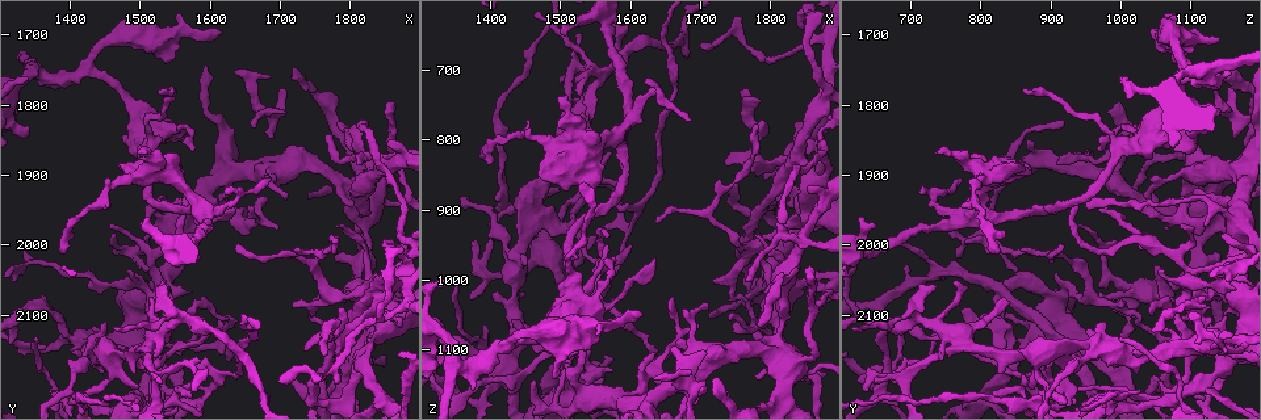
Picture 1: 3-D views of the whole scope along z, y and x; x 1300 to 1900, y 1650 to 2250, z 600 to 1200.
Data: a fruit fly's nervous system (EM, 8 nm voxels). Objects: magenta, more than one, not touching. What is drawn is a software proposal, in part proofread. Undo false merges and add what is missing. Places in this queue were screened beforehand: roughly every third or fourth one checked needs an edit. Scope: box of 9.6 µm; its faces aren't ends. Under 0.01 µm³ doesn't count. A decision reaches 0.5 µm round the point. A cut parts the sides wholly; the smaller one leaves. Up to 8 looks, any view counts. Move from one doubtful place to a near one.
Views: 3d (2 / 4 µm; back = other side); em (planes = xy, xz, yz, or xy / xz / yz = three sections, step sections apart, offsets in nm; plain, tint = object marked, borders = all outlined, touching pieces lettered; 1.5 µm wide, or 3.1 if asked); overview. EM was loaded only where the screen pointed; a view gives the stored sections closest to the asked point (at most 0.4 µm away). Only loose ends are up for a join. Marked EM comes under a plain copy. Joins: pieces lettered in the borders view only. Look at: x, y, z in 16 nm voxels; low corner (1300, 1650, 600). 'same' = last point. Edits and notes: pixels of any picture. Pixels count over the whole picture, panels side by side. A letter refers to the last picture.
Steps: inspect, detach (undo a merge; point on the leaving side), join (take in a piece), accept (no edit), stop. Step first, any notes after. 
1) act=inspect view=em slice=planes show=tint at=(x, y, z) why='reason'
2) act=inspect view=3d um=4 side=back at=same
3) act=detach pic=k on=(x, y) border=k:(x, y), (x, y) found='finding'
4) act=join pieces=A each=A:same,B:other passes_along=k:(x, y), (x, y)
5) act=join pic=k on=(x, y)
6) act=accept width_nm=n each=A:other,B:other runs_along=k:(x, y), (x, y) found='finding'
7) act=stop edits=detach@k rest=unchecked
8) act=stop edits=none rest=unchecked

act=inspect view=em slice=planes show=borders at=(1620, 1695, 1045) why='free end'

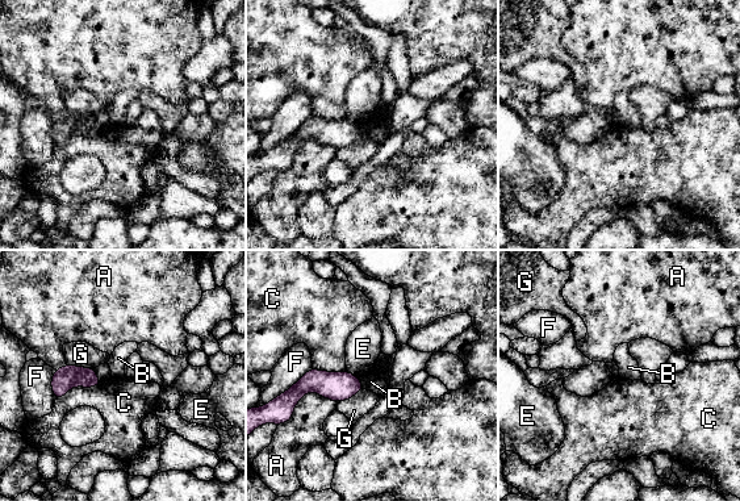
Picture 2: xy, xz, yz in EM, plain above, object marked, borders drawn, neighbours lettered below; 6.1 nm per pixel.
act=accept each=A:other,B:other,C:other,E:other,F:other,G:other border=2:(358, 378), (364, 388) found='none of them fits'

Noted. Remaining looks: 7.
act=inspect view=em slice=yz step=4 show=borders at=(1690, 1845, 1155) why='an open end'

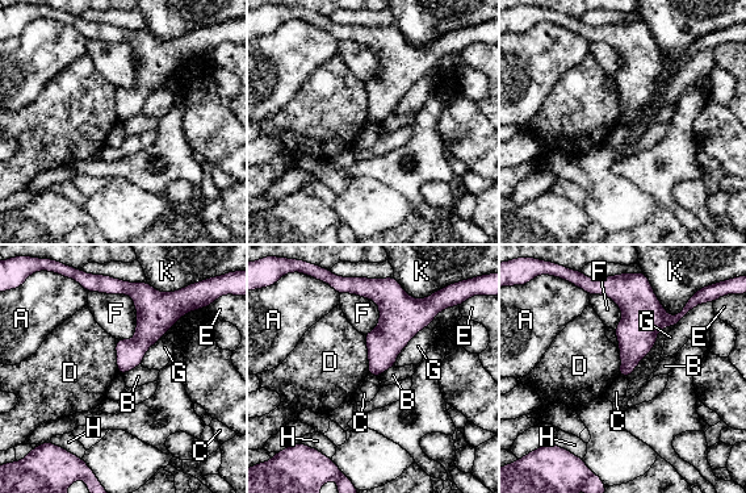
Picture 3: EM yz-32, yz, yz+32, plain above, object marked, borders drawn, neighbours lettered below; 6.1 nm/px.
act=accept each=A:other,B:other,C:other,D:other,E:other,F:other,G:other,H:other,K:other border=3:(364, 335), (368, 374) found='no lettered piece goes on from it'

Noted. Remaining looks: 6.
act=inspect view=3d um=4 at=(1785, 1830, 1065) why='branch stops here'

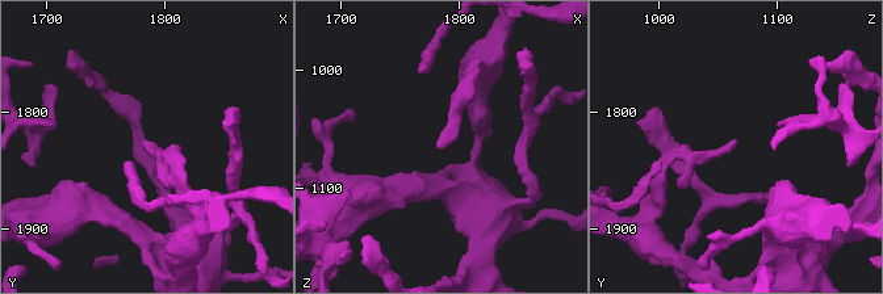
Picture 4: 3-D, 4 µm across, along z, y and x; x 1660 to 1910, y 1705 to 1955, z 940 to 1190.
act=inspect view=em slice=planes show=borders at=(1786, 1824, 1066) why='need the tissue'

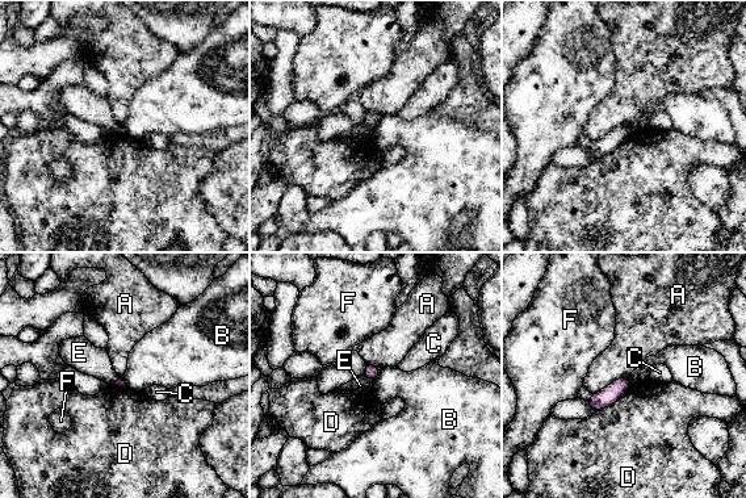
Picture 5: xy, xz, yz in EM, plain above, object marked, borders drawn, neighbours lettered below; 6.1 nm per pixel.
act=accept each=A:other,B:other,C:other,D:other,E:other,F:other border=5:(382, 369), (373, 381) found='no lettered piece goes on from it'

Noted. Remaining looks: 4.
act=stop edits=none rest=unchecked

